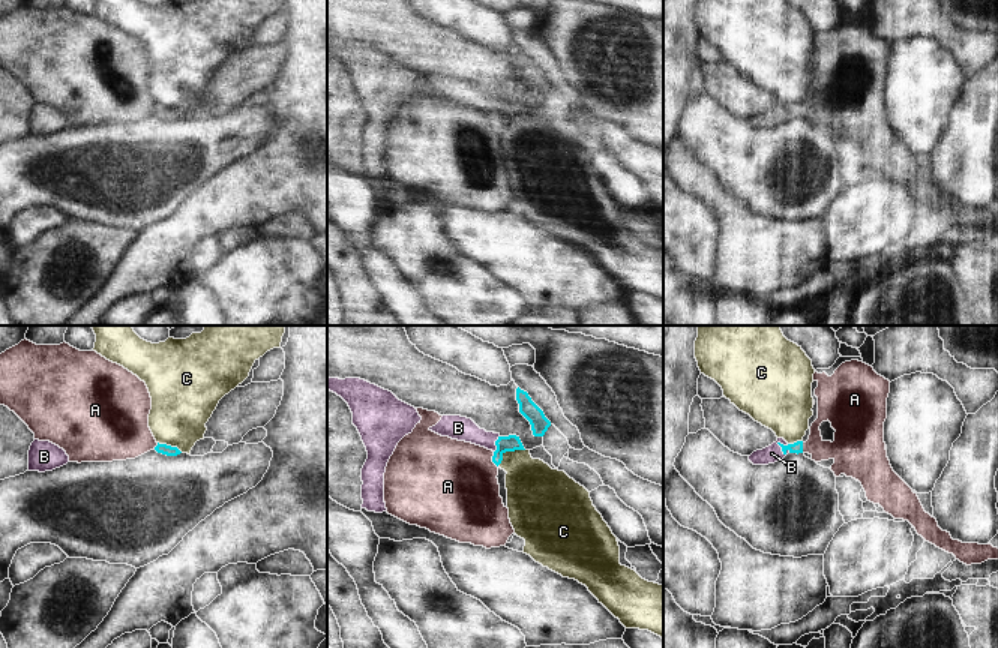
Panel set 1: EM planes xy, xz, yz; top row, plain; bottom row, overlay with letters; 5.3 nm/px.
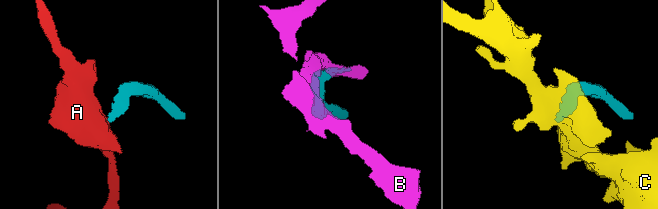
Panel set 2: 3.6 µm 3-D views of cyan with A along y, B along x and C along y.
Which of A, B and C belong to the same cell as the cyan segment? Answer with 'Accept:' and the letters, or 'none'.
Accept: B

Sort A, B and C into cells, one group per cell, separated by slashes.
A / B / C

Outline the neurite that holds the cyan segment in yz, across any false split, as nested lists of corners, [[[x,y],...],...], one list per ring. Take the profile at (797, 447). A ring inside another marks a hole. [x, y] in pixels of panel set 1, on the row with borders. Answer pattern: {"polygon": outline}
{"polygon": [[[777,438],[771,446],[753,452],[749,460],[753,465],[768,465],[783,459],[788,453],[803,453],[803,441],[788,444],[783,438]]]}

